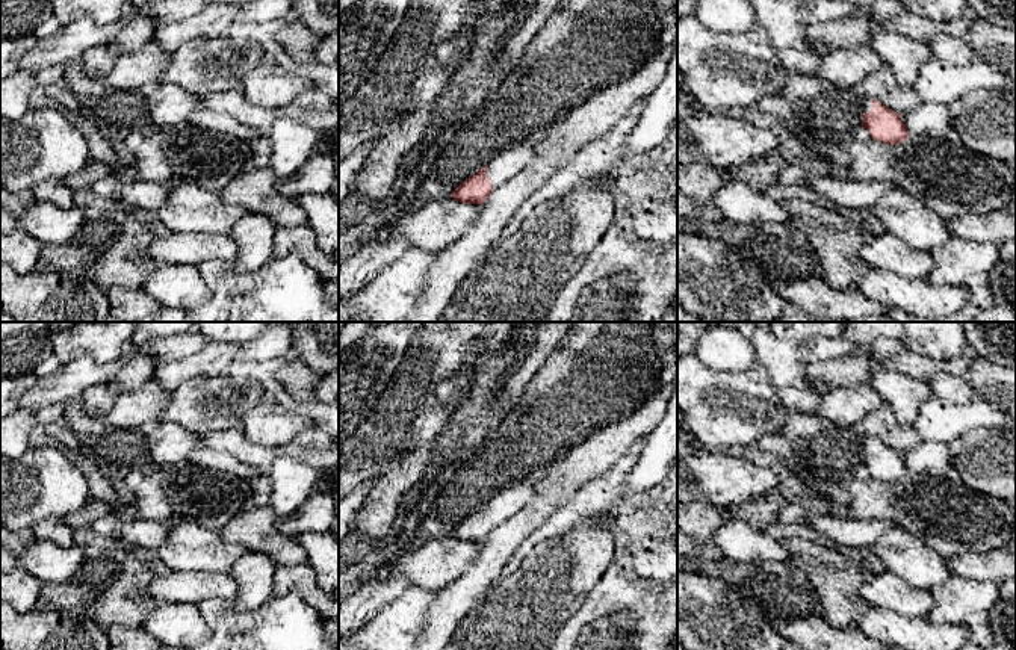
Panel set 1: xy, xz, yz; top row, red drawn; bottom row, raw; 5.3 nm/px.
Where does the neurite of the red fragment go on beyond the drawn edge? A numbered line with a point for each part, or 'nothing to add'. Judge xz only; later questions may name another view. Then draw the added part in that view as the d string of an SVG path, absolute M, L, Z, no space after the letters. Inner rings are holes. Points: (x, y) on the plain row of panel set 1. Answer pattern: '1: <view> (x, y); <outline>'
1: xz (510, 501); M522 481L503 488L496 496L493 496L485 503L487 515L490 517L493 529L516 515L535 494L537 490Z

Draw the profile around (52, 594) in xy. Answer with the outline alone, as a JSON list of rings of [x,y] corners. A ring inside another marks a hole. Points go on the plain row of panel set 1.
[[[89,558],[80,571],[64,583],[42,583],[38,609],[82,617],[97,603],[101,591],[113,580],[118,564]]]

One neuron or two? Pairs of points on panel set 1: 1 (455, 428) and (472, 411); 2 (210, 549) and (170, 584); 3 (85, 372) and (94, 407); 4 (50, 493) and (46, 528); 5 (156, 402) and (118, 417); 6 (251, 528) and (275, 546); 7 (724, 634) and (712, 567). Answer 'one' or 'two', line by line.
1: one
2: two
3: two
4: two
5: one
6: one
7: two

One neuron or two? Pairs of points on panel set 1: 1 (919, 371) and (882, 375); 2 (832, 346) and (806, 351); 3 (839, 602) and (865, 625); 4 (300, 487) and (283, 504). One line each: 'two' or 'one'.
1: two
2: one
3: two
4: one

